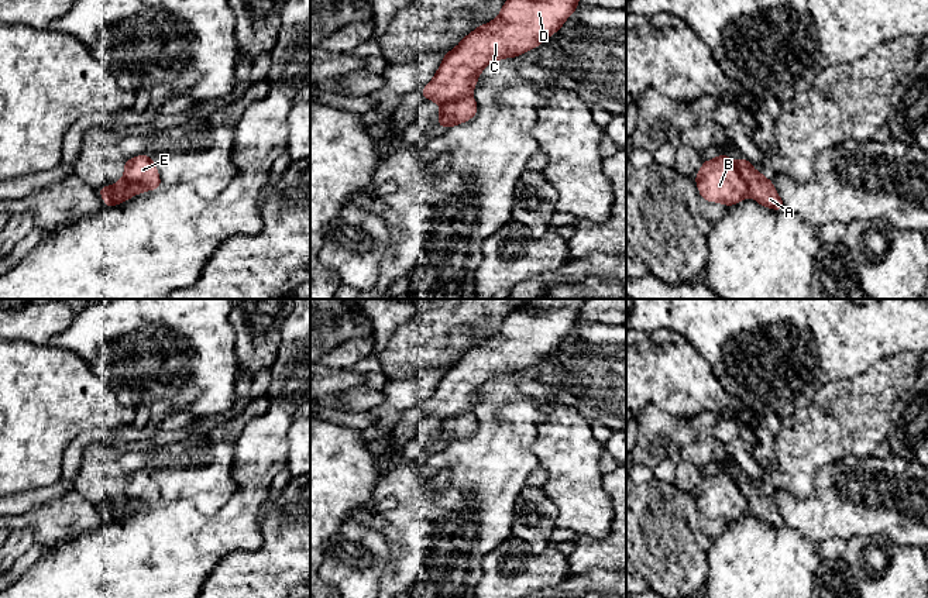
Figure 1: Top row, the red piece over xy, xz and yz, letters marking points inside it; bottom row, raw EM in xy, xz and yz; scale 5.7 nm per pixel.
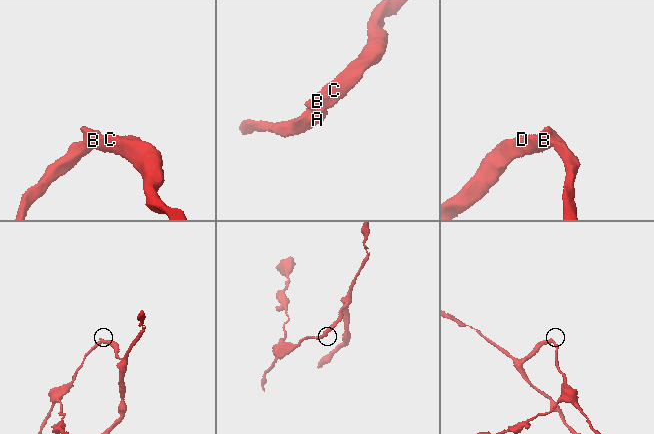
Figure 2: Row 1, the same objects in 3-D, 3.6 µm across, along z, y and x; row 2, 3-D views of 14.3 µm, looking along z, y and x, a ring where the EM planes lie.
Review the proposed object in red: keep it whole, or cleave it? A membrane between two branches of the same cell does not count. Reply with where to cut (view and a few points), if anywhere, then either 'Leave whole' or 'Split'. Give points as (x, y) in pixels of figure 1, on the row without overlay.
Split along yz (735, 478), (746, 499), (748, 511). Split

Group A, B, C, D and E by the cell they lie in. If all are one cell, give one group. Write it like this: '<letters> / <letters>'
A E / B C D

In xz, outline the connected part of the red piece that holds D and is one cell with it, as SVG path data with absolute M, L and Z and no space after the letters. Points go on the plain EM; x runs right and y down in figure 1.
M530 299L525 307L513 309L495 336L477 343L443 372L433 395L420 406L422 412L437 420L472 412L487 381L522 371L558 347L577 326L581 306L580 299Z

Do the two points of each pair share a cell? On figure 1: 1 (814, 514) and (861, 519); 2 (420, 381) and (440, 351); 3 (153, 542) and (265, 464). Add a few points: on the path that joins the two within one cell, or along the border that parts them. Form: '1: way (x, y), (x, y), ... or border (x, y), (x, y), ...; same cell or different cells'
1: way (825, 514), (849, 514); same cell
2: border (443, 370), (423, 367), (411, 377), (399, 380); different cells
3: way (185, 542), (205, 540), (248, 497); same cell

